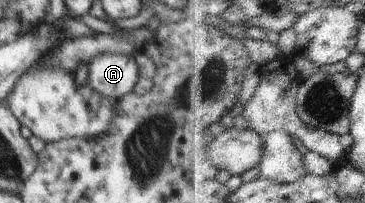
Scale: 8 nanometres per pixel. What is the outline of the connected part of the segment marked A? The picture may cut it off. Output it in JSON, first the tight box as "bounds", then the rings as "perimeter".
{"bounds":[88,53,139,100],"perimeter":[[[102,53],[88,63],[88,70],[92,90],[109,99],[120,100],[139,81],[135,56],[124,53]]]}

